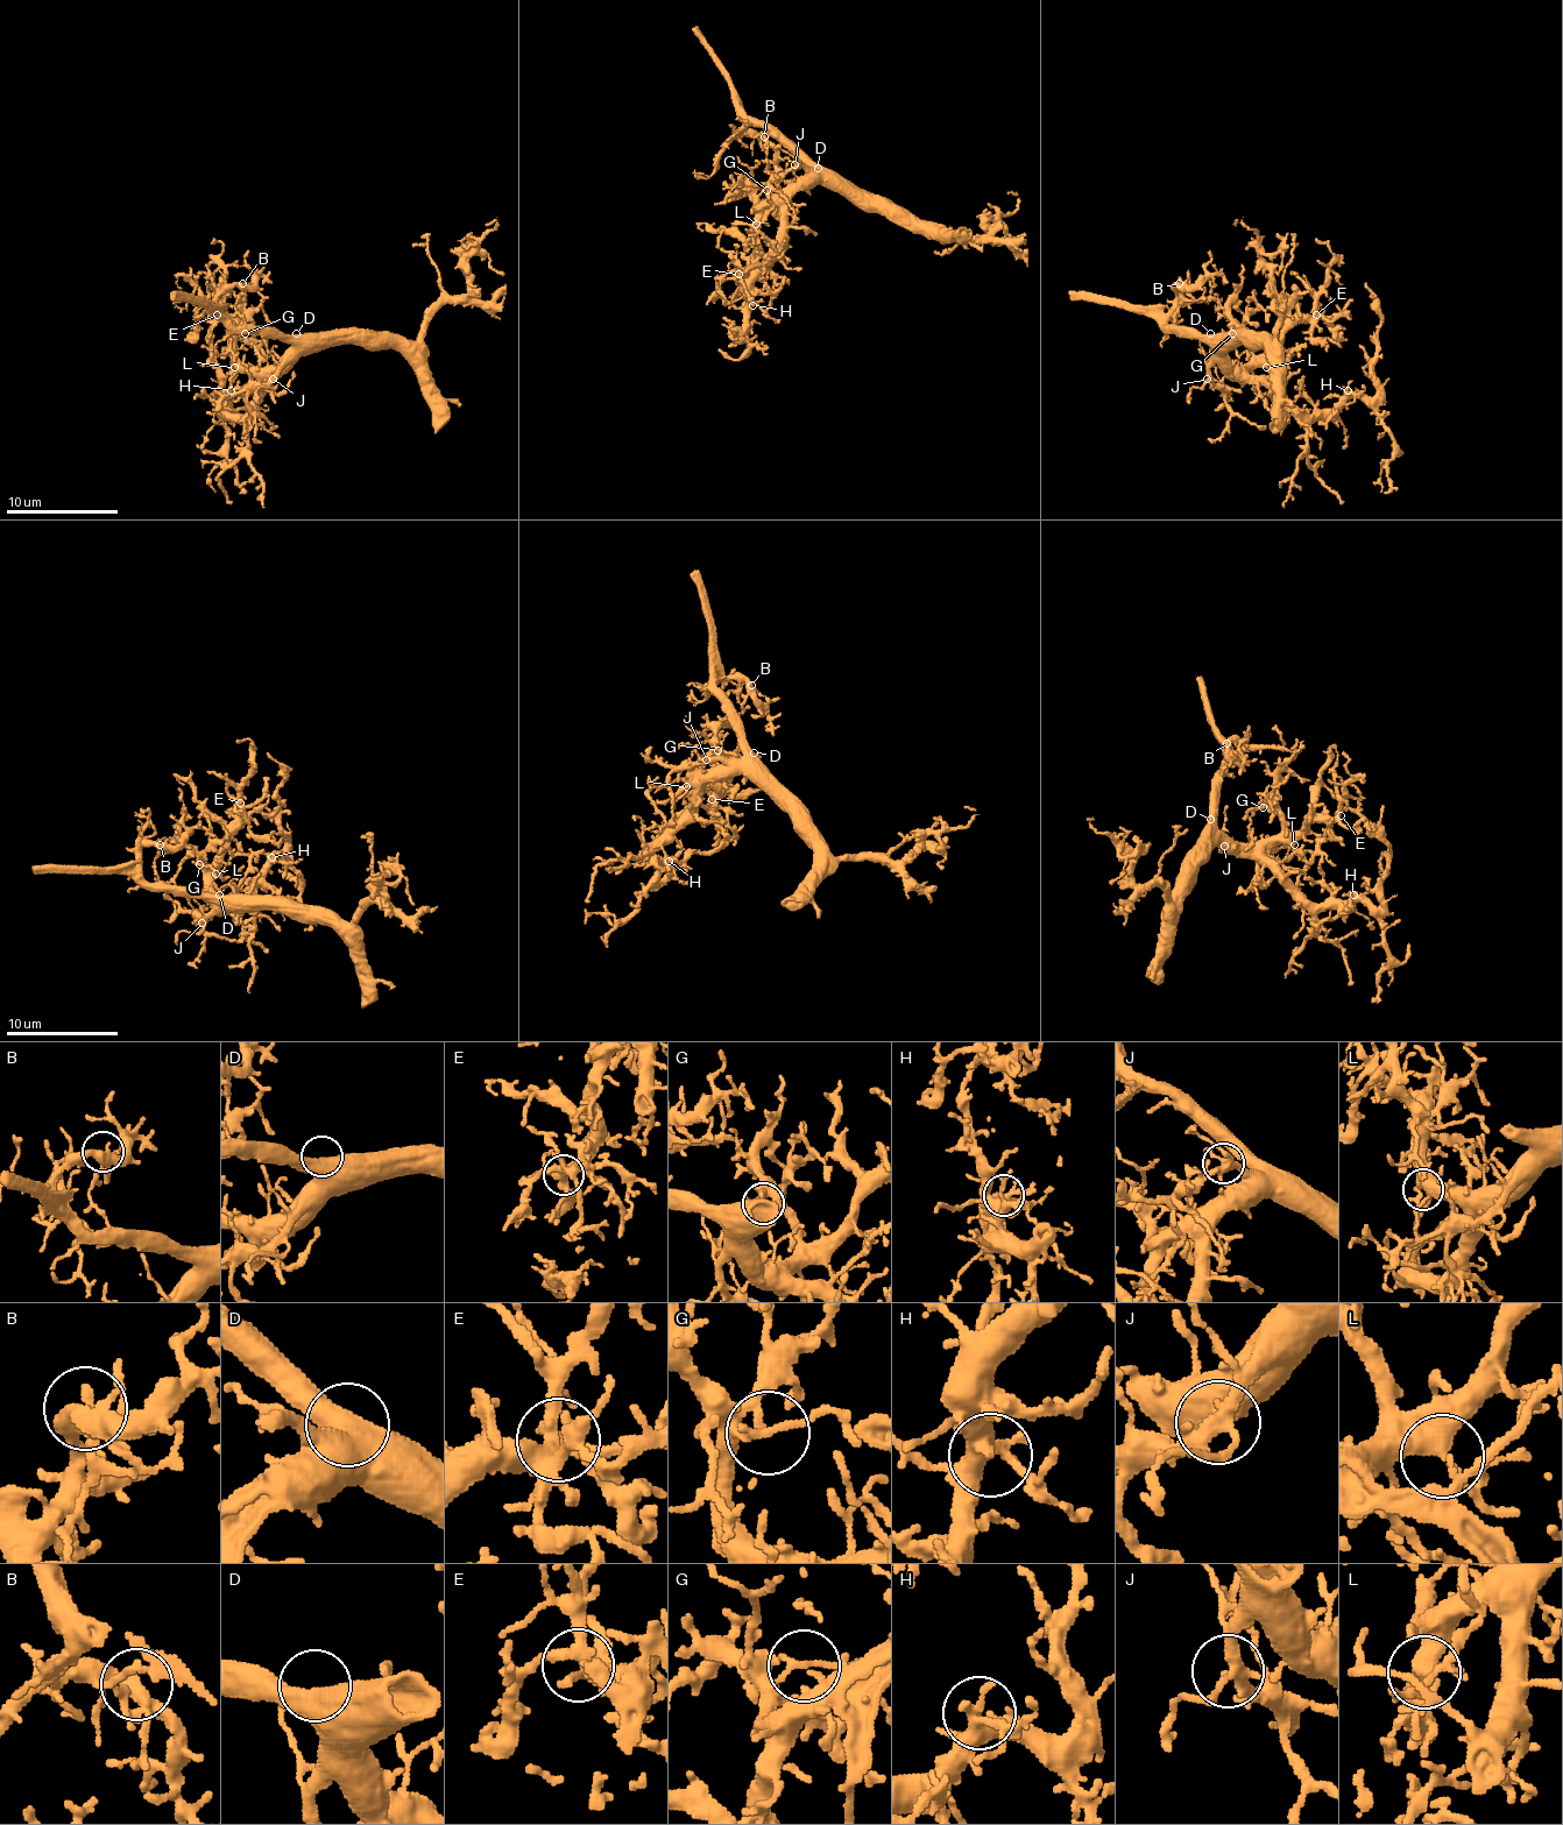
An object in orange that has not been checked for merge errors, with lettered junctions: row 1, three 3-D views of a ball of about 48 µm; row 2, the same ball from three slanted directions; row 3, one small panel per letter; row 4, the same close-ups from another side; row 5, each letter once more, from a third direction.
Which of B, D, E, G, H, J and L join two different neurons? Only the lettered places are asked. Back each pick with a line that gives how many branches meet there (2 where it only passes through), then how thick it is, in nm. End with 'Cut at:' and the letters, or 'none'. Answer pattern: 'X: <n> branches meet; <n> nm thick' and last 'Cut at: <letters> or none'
Cut at: none

